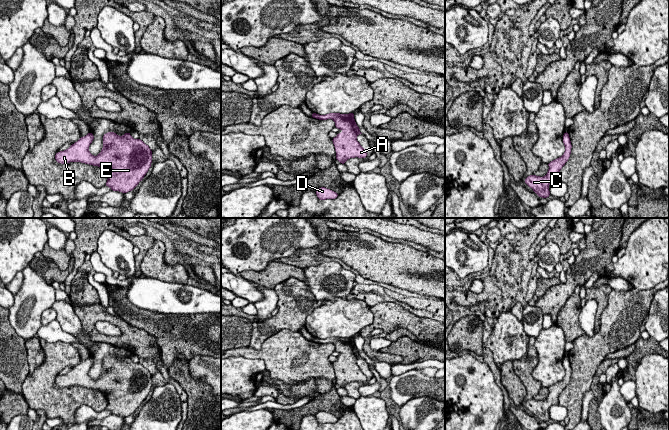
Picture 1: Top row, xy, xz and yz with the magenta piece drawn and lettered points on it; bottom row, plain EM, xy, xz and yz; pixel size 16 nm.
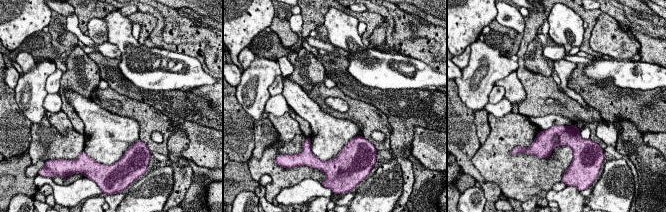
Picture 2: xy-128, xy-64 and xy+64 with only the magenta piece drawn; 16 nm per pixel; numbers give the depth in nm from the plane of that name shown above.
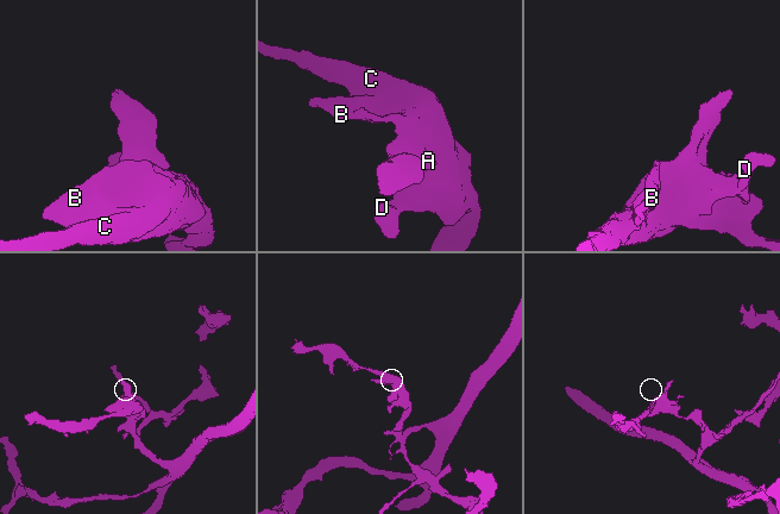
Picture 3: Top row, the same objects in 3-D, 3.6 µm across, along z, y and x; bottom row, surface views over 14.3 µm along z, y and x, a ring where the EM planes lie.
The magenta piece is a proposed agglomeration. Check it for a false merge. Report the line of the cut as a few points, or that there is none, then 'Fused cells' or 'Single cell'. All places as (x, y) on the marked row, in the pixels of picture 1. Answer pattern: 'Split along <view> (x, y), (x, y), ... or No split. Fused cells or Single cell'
No split. Single cell

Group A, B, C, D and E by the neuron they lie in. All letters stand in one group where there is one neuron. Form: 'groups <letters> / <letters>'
groups A B C D E

